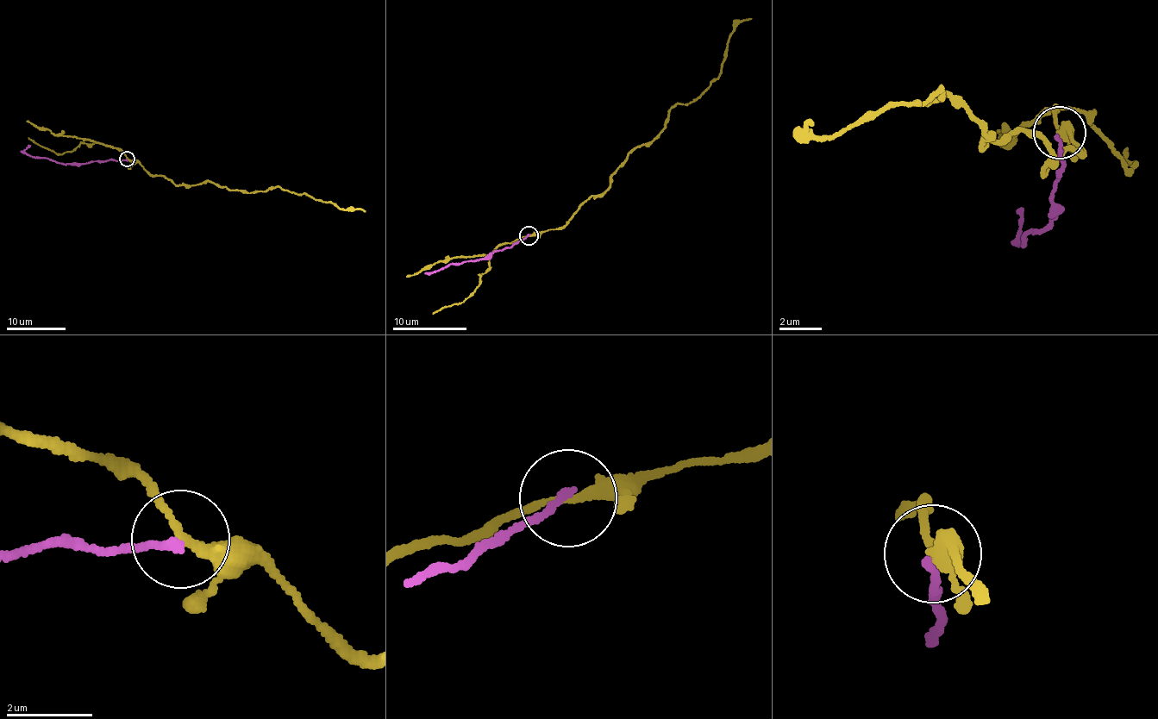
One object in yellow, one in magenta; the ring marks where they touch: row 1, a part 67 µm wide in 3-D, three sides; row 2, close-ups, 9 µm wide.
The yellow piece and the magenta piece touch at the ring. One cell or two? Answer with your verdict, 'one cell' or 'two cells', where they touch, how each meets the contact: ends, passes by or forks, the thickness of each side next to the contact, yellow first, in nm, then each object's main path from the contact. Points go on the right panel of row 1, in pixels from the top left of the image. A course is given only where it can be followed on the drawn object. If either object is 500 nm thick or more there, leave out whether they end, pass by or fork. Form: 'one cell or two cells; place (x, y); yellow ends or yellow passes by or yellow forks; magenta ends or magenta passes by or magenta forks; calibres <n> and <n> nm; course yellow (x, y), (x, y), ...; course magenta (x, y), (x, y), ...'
two cells; place (1059, 133); yellow passes by; magenta ends; calibres 200 and 180 nm; course yellow (1061, 131), (1081, 149), (1045, 174), (1042, 134), (984, 146), (930, 103), (939, 90), (812, 124); course magenta (1061, 136), (1049, 200), (1054, 213), (1035, 234), (1019, 244), (1019, 209)

